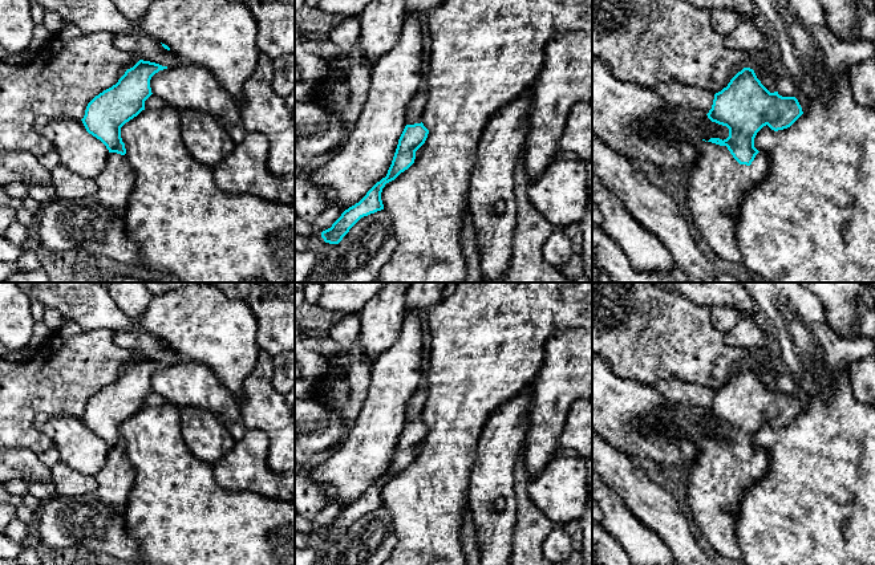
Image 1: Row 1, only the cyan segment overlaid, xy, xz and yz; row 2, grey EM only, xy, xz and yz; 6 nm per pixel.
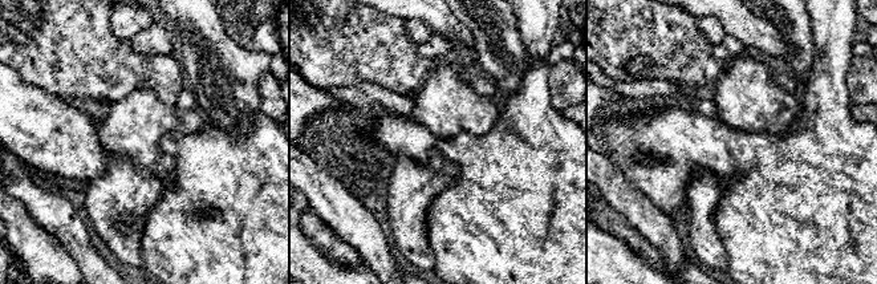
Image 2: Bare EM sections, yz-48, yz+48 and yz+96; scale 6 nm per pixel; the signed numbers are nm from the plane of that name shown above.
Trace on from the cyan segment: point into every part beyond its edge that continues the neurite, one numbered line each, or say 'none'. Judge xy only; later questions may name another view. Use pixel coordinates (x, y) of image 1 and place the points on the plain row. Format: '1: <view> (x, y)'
1: xy (96, 521)

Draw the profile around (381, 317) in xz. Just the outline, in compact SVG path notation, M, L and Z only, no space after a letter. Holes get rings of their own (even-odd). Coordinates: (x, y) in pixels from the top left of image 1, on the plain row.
M388 282L360 312L360 346L372 363L397 340L406 314L405 296L410 282Z

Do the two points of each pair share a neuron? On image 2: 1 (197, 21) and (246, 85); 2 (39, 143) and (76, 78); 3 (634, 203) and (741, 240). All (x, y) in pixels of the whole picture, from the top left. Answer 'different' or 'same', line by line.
1: same
2: different
3: different

